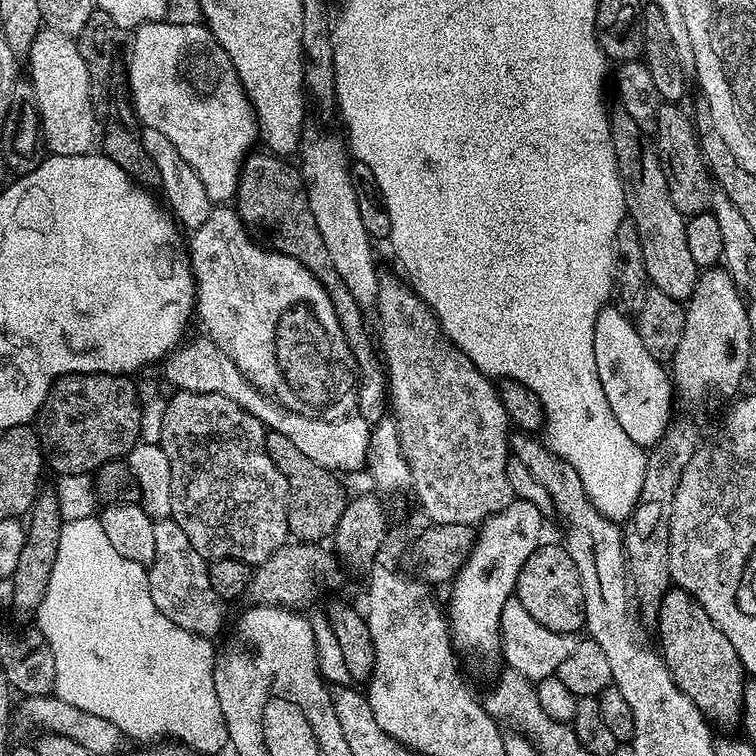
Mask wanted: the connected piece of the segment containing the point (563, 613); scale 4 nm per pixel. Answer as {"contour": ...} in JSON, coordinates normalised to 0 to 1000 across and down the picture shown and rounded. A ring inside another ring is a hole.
{"contour":[[[716,718],[714,724],[696,738],[696,749],[685,759],[685,770],[680,784],[681,792],[696,802],[696,812],[706,817],[722,833],[734,836],[766,837],[775,825],[775,791],[770,786],[770,770],[765,765],[765,749],[759,749],[759,738],[754,738],[750,724],[745,718]]]}

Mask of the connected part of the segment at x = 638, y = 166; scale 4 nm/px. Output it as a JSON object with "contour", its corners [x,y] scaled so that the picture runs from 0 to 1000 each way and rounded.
{"contour":[[[823,146],[811,147],[804,165],[812,193],[812,209],[820,226],[820,235],[825,239],[825,274],[844,304],[844,315],[849,320],[849,341],[854,347],[854,362],[861,380],[876,384],[876,389],[886,394],[909,399],[919,382],[923,356],[918,341],[913,341],[913,329],[907,321],[907,299],[905,298],[907,288],[894,276],[892,267],[886,267],[886,251],[881,246],[881,230],[876,230],[873,206],[868,202],[864,187],[848,172],[844,161],[833,156],[833,151]]]}

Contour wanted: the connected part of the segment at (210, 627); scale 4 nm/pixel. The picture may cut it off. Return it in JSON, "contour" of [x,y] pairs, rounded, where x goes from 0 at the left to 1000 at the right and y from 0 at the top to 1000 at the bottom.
{"contour":[[[233,688],[205,689],[204,738],[194,747],[198,791],[204,791],[204,802],[209,802],[209,807],[214,807],[214,812],[220,812],[230,828],[263,841],[286,844],[296,825],[299,799],[288,786],[283,786],[283,775],[278,775],[275,747],[276,742],[262,733],[257,722],[251,722],[246,701],[241,701]]]}

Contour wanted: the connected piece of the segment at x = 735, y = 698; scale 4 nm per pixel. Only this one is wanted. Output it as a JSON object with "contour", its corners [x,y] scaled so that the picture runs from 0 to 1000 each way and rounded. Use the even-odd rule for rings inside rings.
{"contour":[[[890,775],[876,791],[865,829],[873,835],[870,861],[897,913],[902,913],[943,959],[954,958],[958,966],[967,964],[963,963],[967,958],[978,959],[984,944],[987,890],[971,854],[966,854],[966,844],[944,828],[939,812],[929,807],[911,783]]]}

